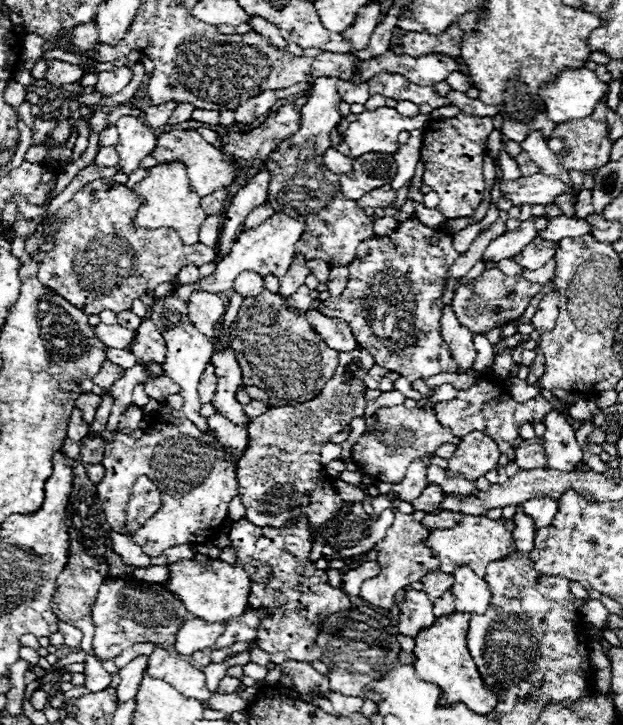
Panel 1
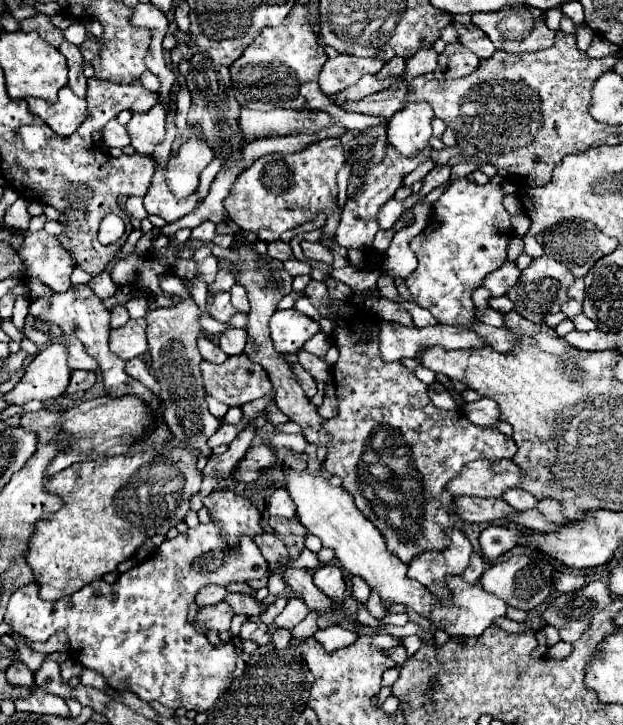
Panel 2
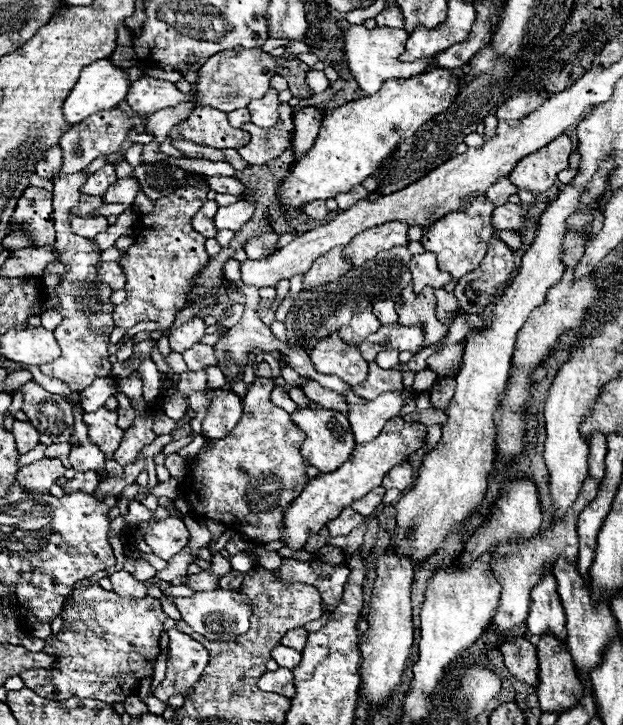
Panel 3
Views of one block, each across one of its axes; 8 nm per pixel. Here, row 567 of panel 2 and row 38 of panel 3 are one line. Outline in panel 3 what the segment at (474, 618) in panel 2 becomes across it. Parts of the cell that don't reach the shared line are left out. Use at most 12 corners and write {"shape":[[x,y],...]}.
{"shape":[[350,26],[344,54],[354,80],[376,94],[428,62],[400,62],[408,34]]}

